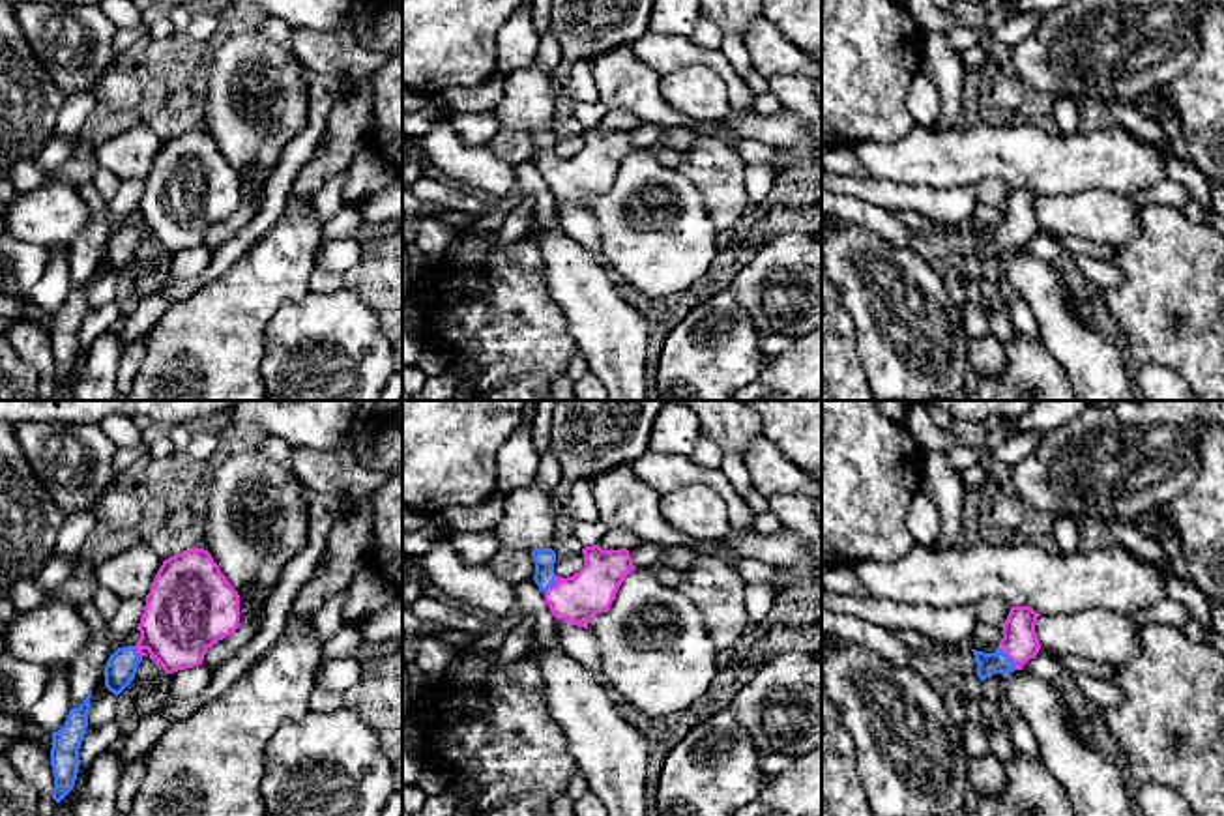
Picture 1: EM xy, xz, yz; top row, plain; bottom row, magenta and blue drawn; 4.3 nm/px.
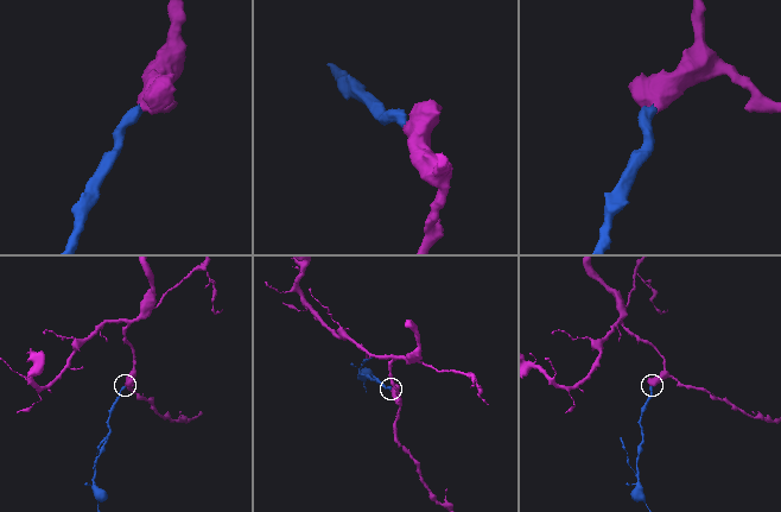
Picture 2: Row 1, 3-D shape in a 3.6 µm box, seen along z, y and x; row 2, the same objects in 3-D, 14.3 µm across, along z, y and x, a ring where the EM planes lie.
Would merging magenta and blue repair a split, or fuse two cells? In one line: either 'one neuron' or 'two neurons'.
one neuron

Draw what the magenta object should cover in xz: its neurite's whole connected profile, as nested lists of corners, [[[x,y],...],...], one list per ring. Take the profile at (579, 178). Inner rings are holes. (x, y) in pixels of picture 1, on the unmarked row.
[[[599,125],[582,129],[584,148],[573,157],[554,153],[556,133],[533,129],[533,161],[556,200],[588,210],[593,197],[610,189],[623,159],[636,150],[627,129],[603,131]]]

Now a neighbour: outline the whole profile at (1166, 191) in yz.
[[[1162,180],[1155,187],[1125,195],[1140,211],[1151,204],[1166,204],[1177,210],[1192,198],[1190,193],[1173,180]]]

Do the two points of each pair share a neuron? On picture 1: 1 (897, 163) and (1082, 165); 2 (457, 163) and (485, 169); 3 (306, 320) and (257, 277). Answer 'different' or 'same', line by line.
1: same
2: same
3: different

